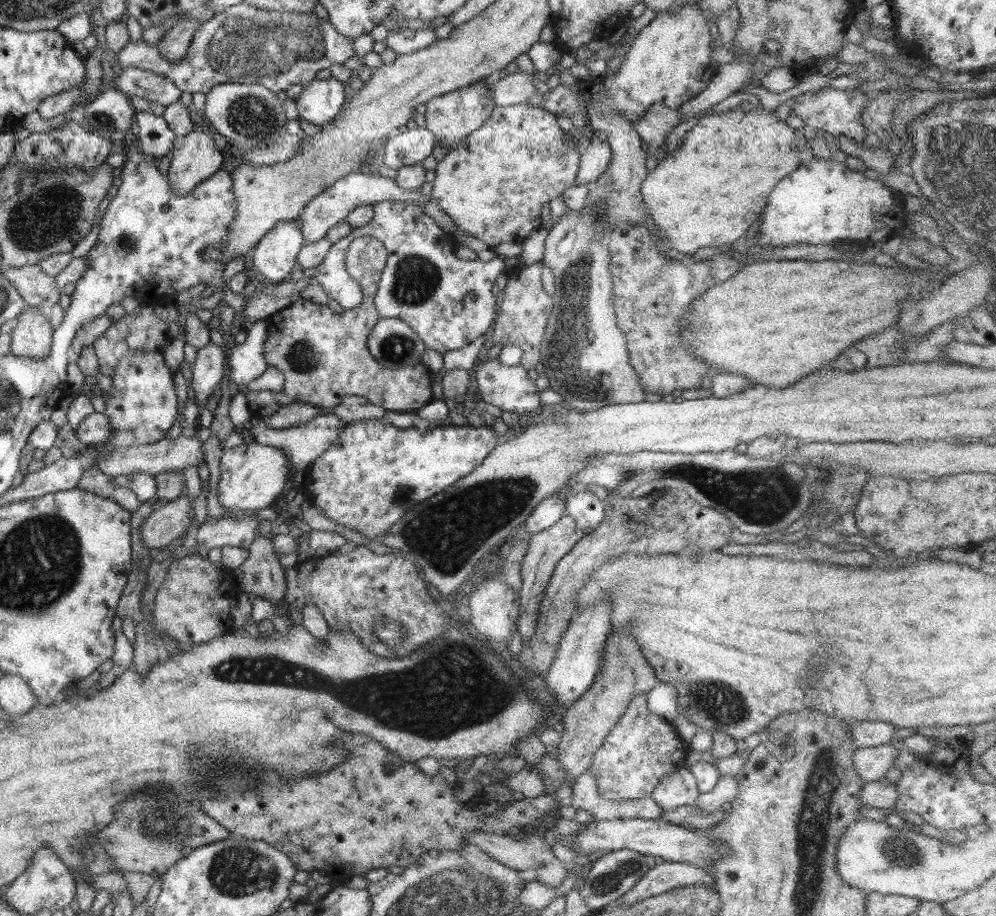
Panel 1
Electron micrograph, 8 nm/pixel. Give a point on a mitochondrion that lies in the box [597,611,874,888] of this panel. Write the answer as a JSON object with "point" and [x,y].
{"point":[719,702]}

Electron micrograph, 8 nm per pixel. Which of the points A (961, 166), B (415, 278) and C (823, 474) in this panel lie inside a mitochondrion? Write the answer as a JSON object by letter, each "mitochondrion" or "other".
{"A":"mitochondrion","B":"mitochondrion","C":"mitochondrion"}

